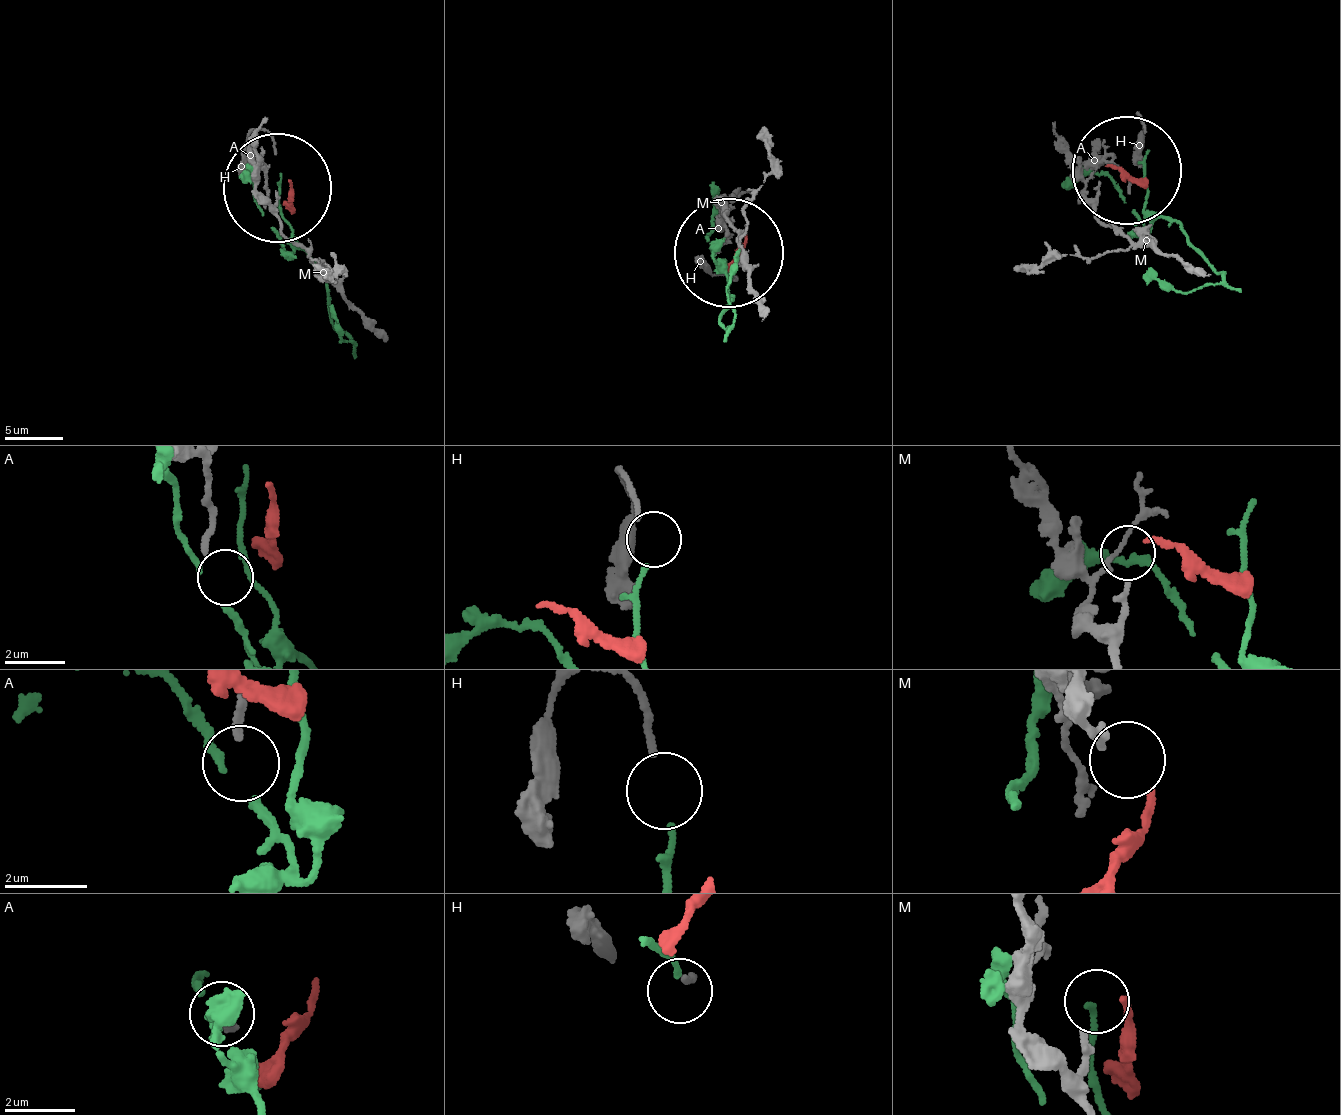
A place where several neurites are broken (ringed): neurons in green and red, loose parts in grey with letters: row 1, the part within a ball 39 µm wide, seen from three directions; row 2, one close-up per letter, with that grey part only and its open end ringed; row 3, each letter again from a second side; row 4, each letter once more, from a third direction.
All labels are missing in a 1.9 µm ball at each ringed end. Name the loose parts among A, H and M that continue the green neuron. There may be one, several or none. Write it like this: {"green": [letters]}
{"green": ["H"]}

